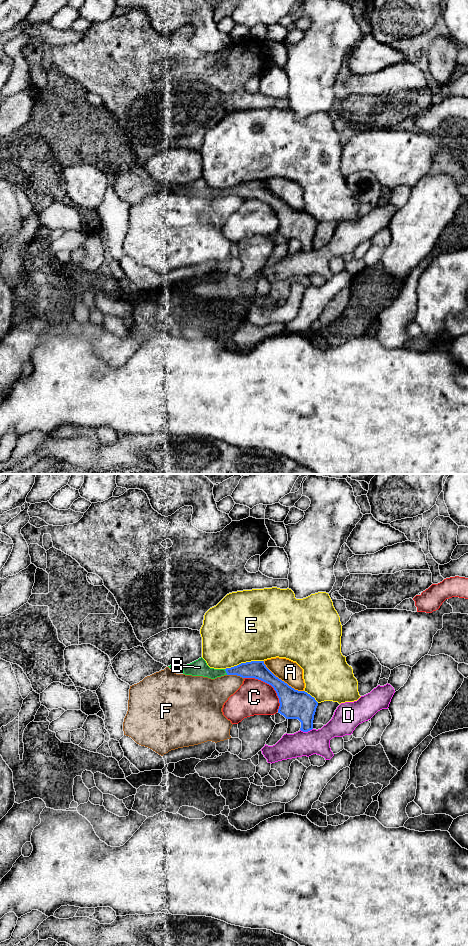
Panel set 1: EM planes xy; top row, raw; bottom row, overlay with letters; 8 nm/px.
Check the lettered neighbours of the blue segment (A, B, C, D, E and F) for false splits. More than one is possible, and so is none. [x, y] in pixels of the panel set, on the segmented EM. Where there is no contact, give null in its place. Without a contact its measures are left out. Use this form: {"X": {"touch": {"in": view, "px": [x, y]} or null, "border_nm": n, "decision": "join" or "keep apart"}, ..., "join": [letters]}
{"A": {"touch": {"in": "xy", "px": [281, 680]}, "border_nm": 400, "decision": "keep apart"}, "B": {"touch": {"in": "xy", "px": [226, 672]}, "border_nm": 50, "decision": "join"}, "C": {"touch": {"in": "xy", "px": [270, 684]}, "border_nm": 400, "decision": "keep apart"}, "D": {"touch": {"in": "xy", "px": [306, 731]}, "border_nm": 110, "decision": "keep apart"}, "E": {"touch": {"in": "xy", "px": [244, 663]}, "border_nm": 320, "decision": "keep apart"}, "F": {"touch": {"in": "xy", "px": [235, 674]}, "border_nm": 140, "decision": "keep apart"}, "join": ["B"]}

